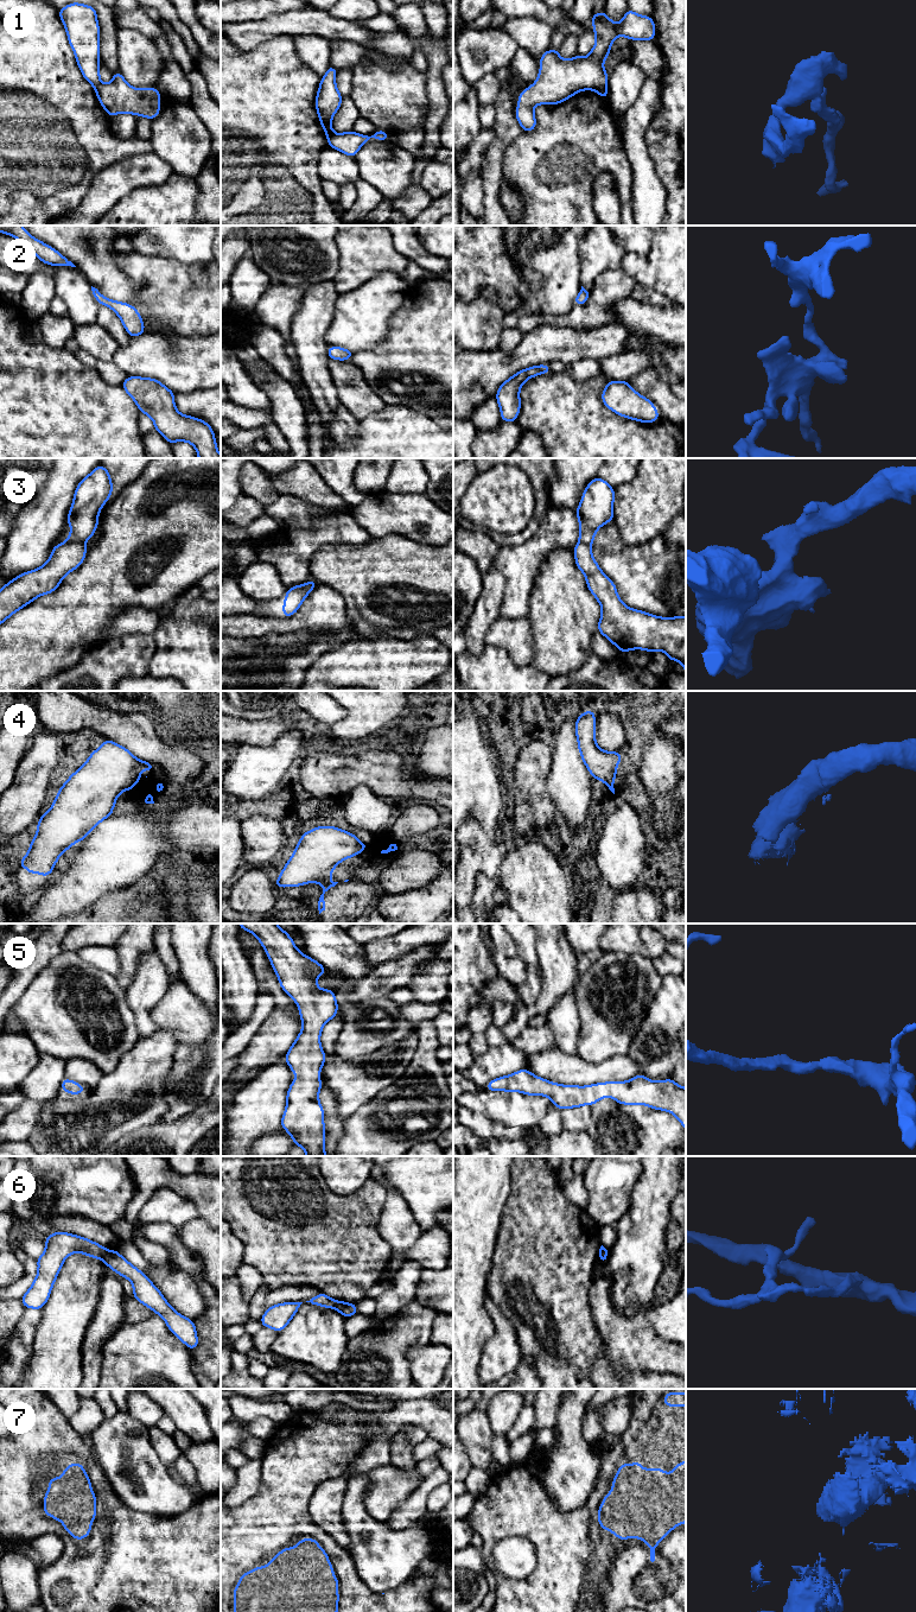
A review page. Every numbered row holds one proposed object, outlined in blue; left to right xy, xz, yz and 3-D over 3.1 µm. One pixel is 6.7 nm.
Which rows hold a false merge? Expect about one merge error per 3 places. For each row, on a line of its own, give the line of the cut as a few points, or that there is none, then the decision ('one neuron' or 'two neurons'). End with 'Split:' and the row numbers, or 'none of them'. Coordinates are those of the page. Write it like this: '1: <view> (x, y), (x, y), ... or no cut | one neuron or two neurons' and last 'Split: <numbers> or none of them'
1: yz (605, 86), (596, 90) | two neurons
2: no cut | one neuron
3: xz (311, 588), (299, 586), (288, 591) | two neurons
4: xy (137, 759), (133, 780), (118, 794) | two neurons
5: no cut | one neuron
6: xy (108, 1251), (102, 1258) | two neurons
7: no cut | one neuron
Split: 1, 3, 4, 6

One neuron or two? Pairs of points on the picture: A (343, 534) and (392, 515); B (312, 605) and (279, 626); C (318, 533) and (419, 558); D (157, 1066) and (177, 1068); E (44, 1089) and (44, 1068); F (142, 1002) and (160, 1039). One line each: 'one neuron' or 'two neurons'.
A: two neurons
B: one neuron
C: two neurons
D: two neurons
E: one neuron
F: two neurons

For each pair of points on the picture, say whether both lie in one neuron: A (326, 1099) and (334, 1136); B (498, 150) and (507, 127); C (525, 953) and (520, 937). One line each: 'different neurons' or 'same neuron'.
A: same neuron
B: same neuron
C: same neuron

